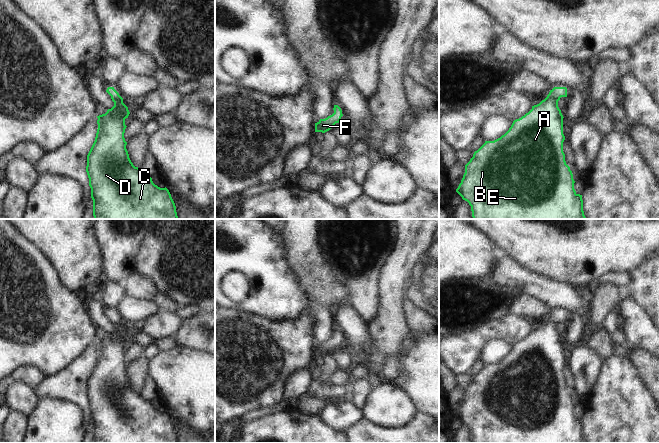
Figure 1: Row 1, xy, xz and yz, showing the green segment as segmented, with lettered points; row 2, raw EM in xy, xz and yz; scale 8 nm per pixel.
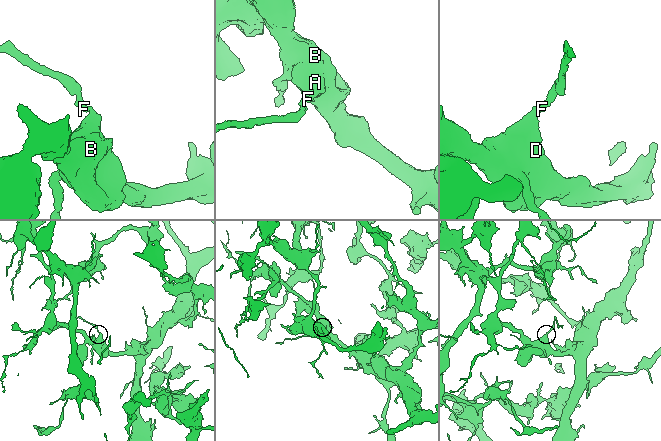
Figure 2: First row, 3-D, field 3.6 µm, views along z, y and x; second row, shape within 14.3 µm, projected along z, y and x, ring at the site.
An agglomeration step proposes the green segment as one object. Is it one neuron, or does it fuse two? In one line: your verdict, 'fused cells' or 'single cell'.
single cell

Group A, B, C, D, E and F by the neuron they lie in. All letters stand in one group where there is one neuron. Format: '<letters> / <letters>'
A B C D E F

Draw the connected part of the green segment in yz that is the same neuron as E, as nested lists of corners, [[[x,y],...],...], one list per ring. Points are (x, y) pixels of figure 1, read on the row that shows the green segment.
[[[554,87],[547,97],[539,104],[532,106],[532,109],[519,119],[513,121],[509,130],[500,138],[485,143],[474,152],[473,157],[465,165],[465,173],[456,192],[471,206],[473,219],[586,219],[583,211],[582,195],[577,194],[574,189],[574,179],[570,167],[566,164],[563,152],[563,115],[558,107],[561,97],[567,97],[566,87]]]

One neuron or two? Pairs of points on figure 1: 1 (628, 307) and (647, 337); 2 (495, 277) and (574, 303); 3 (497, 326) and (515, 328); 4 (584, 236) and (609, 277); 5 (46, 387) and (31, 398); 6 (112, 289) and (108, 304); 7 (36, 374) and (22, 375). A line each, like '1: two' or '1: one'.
1: one
2: one
3: one
4: two
5: two
6: one
7: one

